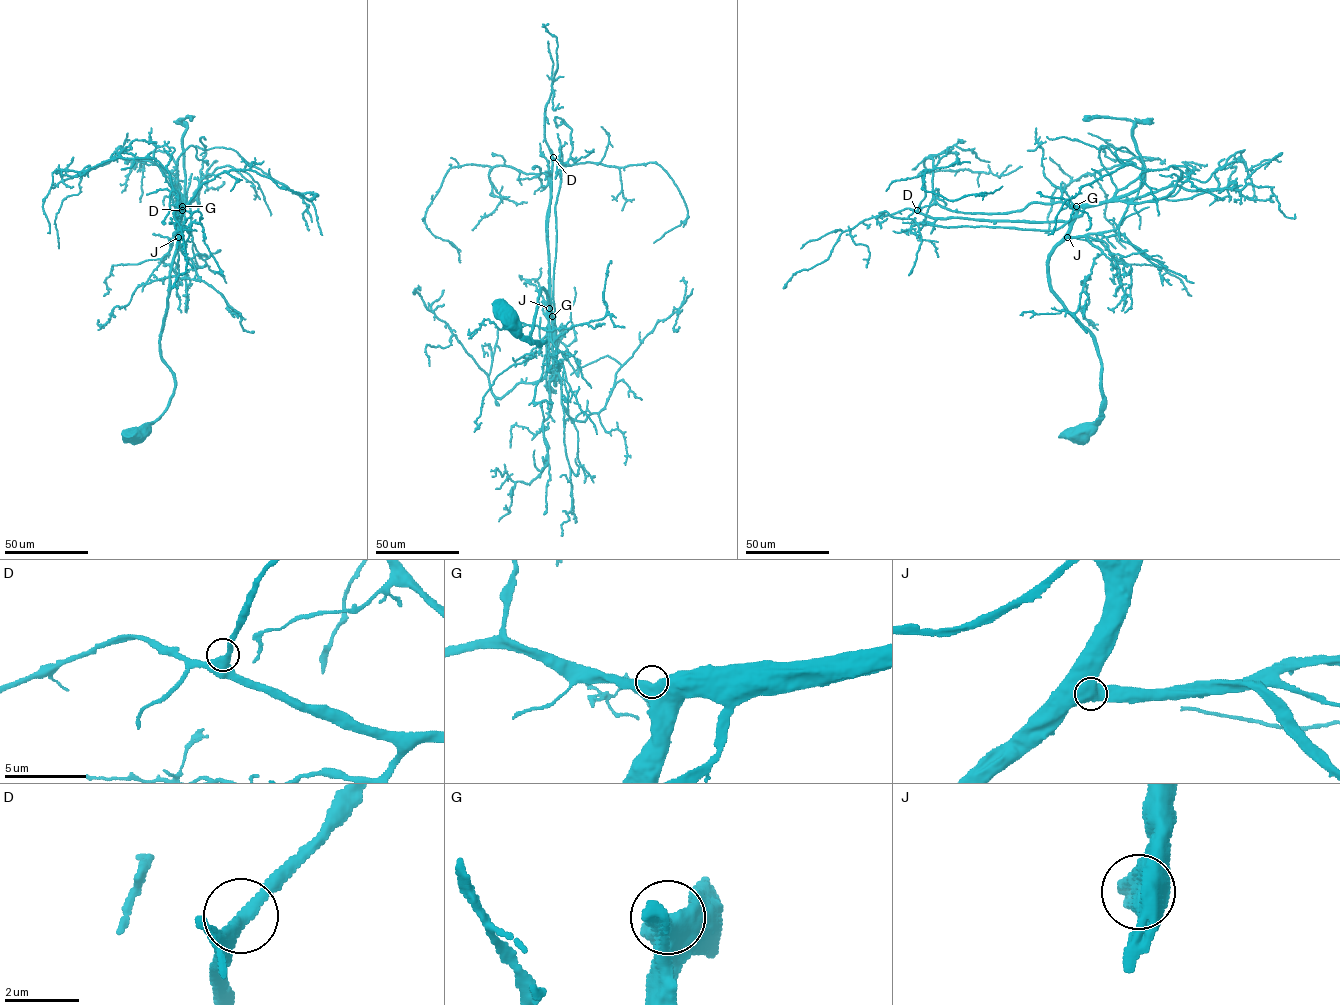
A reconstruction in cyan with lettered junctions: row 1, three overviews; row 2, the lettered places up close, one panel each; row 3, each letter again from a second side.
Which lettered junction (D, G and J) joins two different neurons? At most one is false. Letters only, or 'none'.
none

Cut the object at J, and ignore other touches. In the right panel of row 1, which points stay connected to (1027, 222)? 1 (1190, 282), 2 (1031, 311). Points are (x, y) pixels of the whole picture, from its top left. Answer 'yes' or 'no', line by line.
1: yes
2: no

